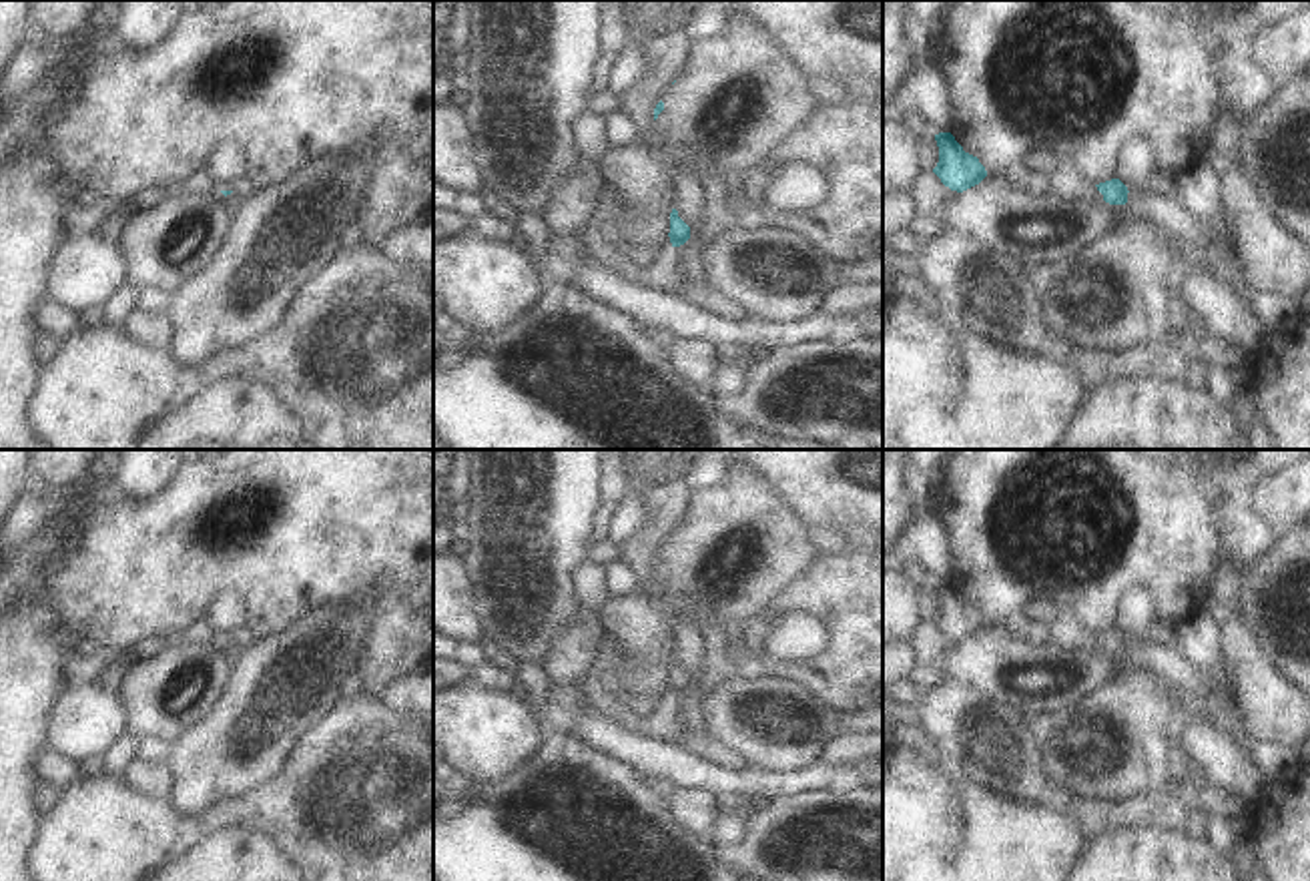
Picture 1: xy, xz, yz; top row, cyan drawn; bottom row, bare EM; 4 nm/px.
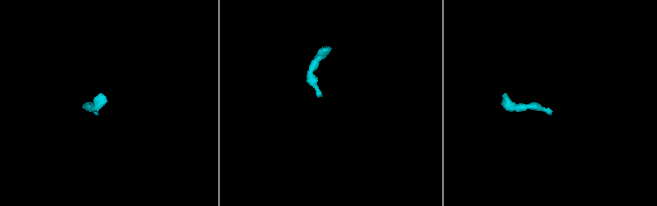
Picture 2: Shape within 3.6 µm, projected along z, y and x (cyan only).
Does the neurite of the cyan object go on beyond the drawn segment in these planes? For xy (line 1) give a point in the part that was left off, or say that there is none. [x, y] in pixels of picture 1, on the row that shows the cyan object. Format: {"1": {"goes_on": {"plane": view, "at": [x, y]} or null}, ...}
{"1": {"goes_on": {"plane": "xy", "at": [231, 199]}}}

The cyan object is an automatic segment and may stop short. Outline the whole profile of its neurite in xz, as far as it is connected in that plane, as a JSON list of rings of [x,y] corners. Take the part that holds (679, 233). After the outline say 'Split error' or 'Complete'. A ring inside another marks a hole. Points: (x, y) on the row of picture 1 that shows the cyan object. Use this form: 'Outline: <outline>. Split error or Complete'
Outline: [[[678,211],[670,213],[670,255],[666,259],[666,281],[676,289],[684,291],[688,283],[688,273],[684,265],[684,243],[690,239],[690,227],[678,217]]]. Split error

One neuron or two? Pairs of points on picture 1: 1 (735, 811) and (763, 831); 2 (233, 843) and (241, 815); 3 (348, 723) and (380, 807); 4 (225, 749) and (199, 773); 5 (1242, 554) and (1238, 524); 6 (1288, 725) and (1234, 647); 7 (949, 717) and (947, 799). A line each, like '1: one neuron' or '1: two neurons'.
1: two neurons
2: two neurons
3: one neuron
4: one neuron
5: one neuron
6: one neuron
7: two neurons

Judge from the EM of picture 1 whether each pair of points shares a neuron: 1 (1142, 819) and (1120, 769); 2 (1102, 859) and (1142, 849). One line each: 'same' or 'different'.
1: different
2: same

